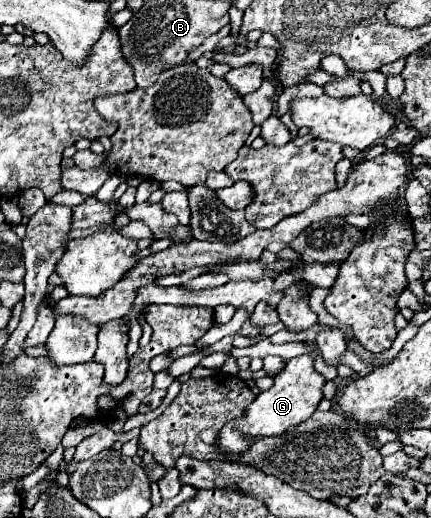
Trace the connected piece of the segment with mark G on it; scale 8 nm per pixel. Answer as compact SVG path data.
M305 354L305 356L297 356L297 358L289 360L287 368L275 376L275 384L269 390L261 392L247 406L245 414L227 422L227 426L221 428L219 438L217 438L219 452L225 456L243 456L251 446L249 438L281 436L287 430L293 430L295 426L299 426L303 420L307 420L315 412L317 404L323 398L323 394L321 394L323 384L325 384L325 378L313 368L311 356Z

